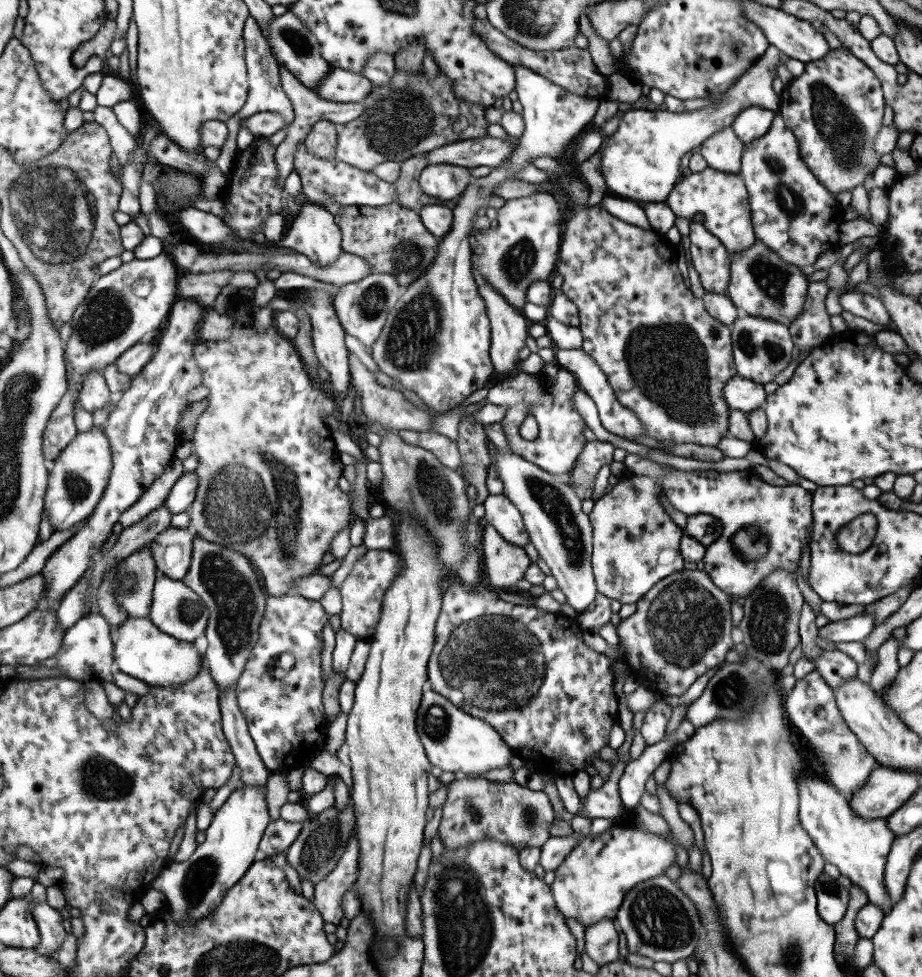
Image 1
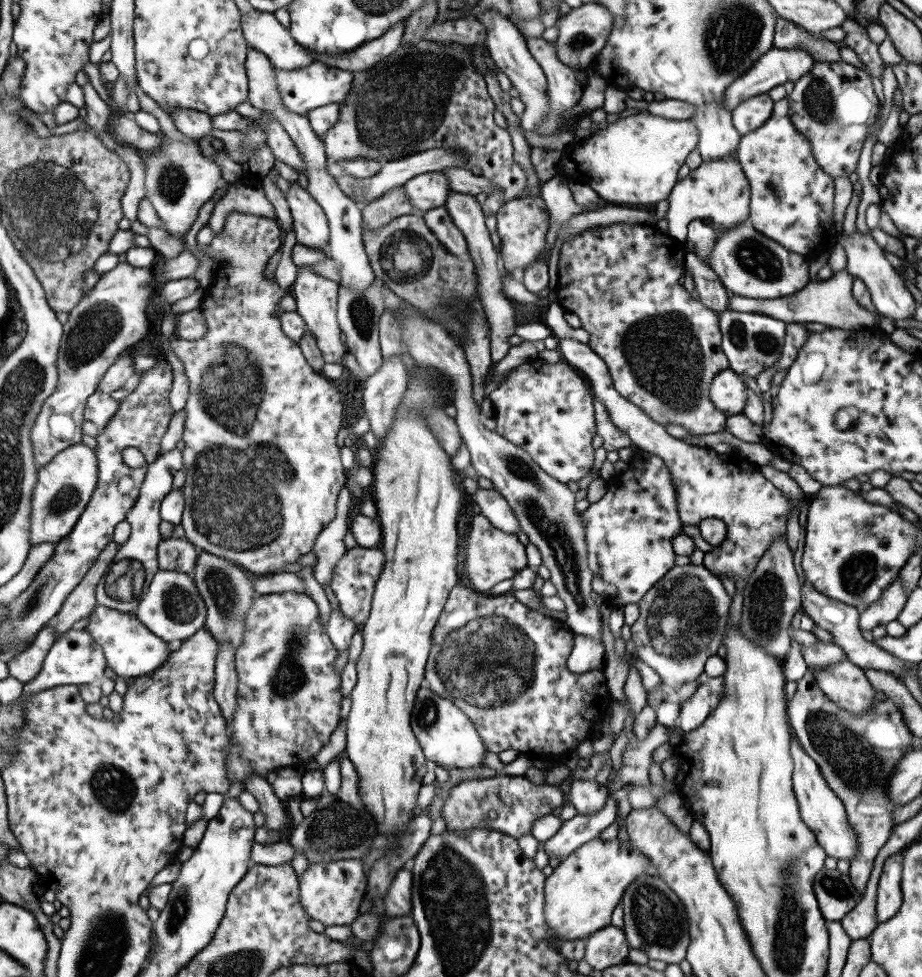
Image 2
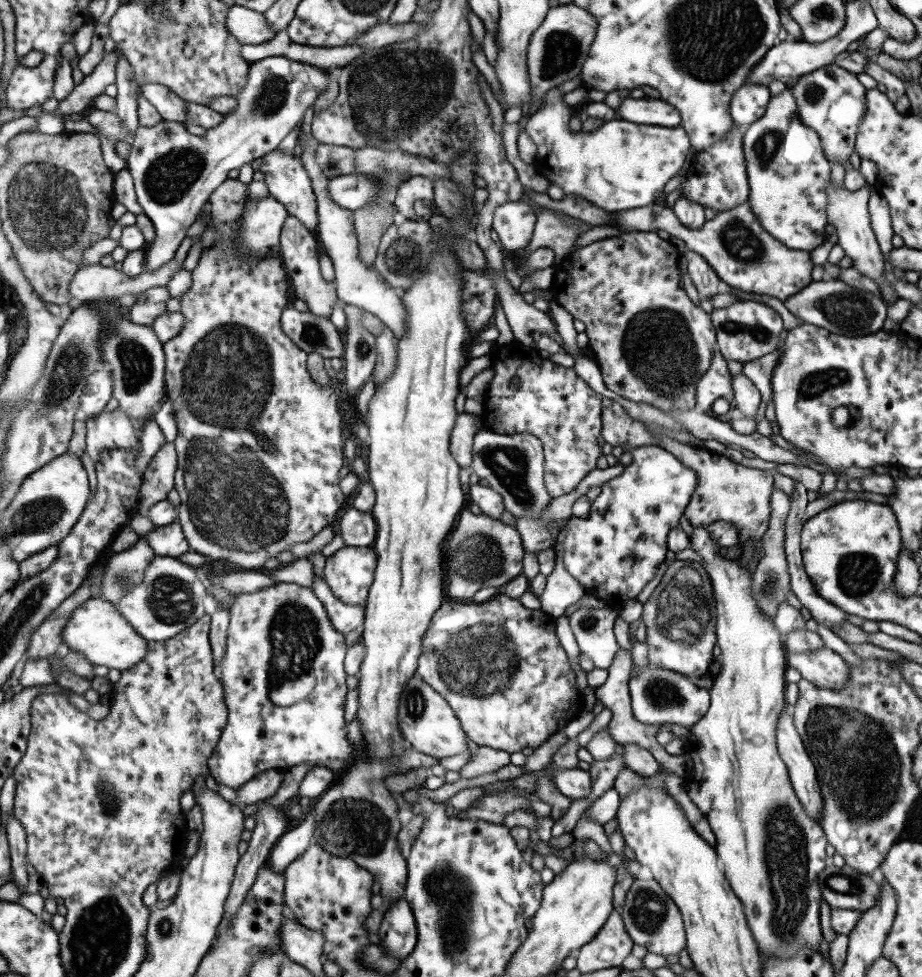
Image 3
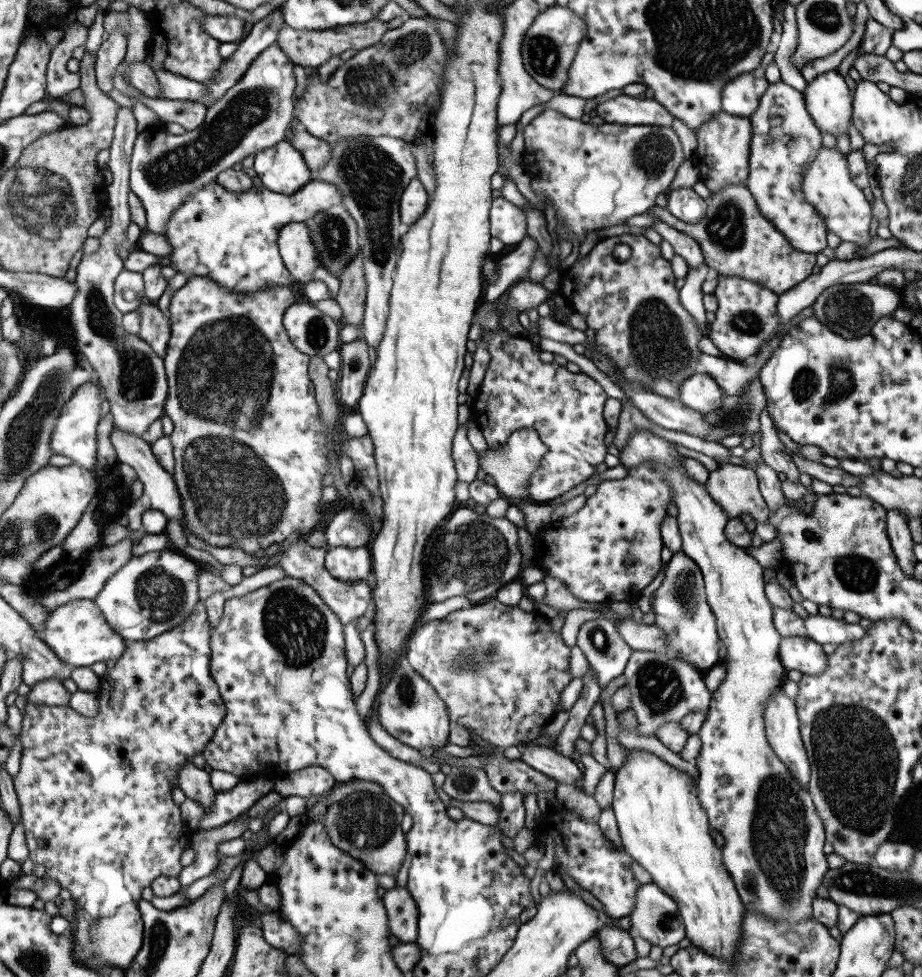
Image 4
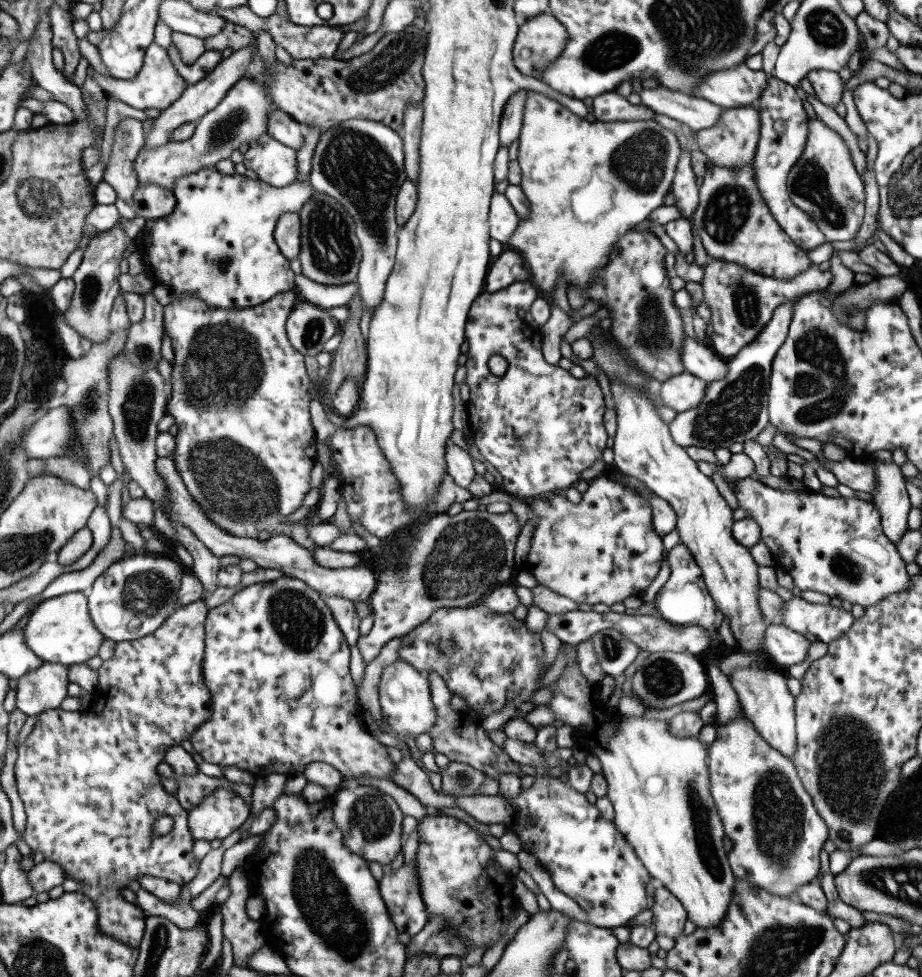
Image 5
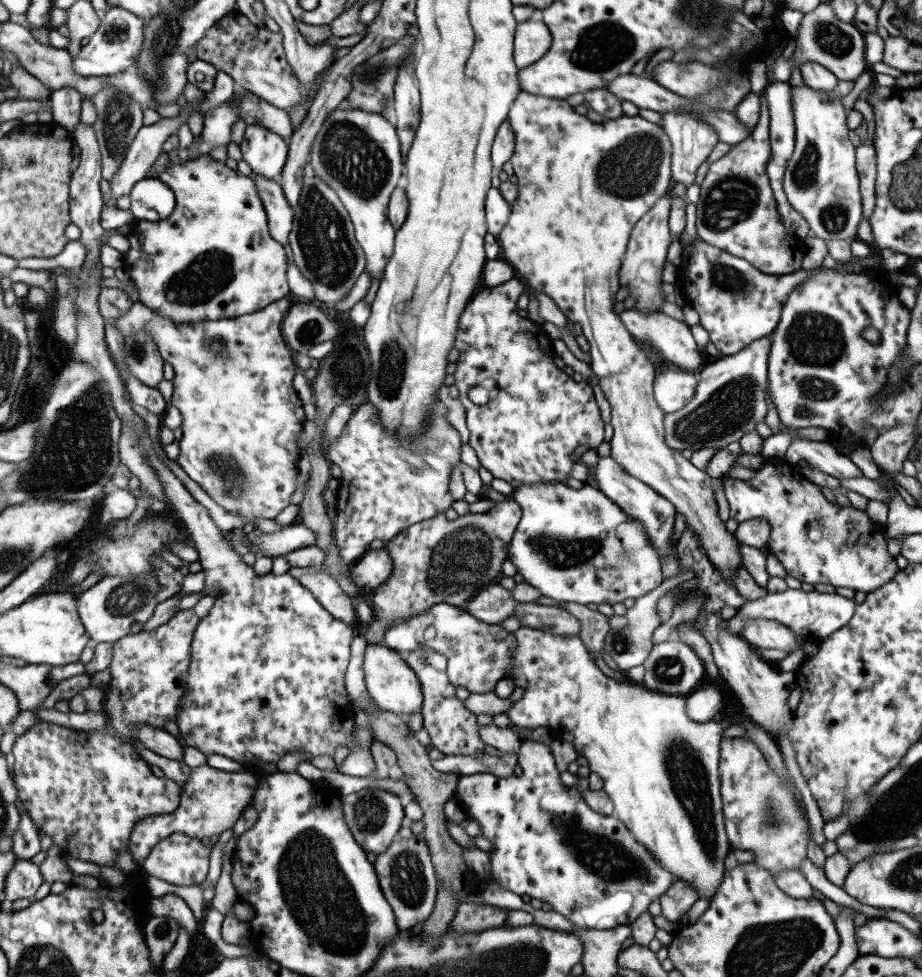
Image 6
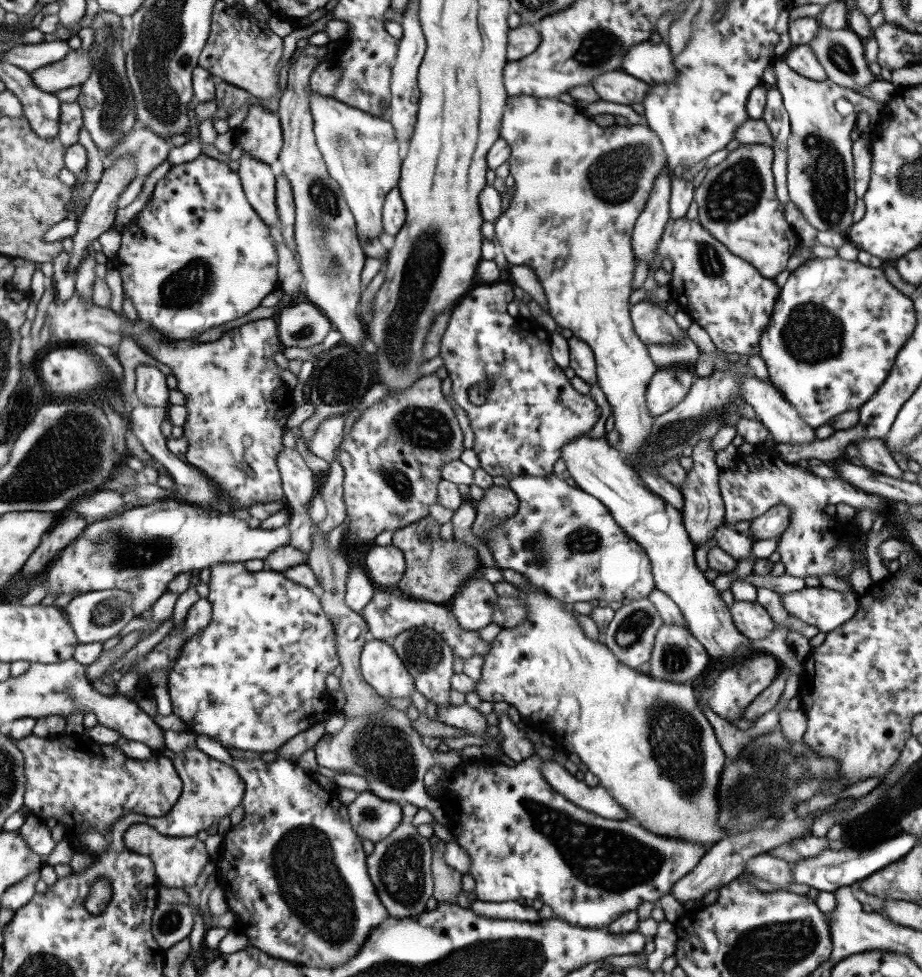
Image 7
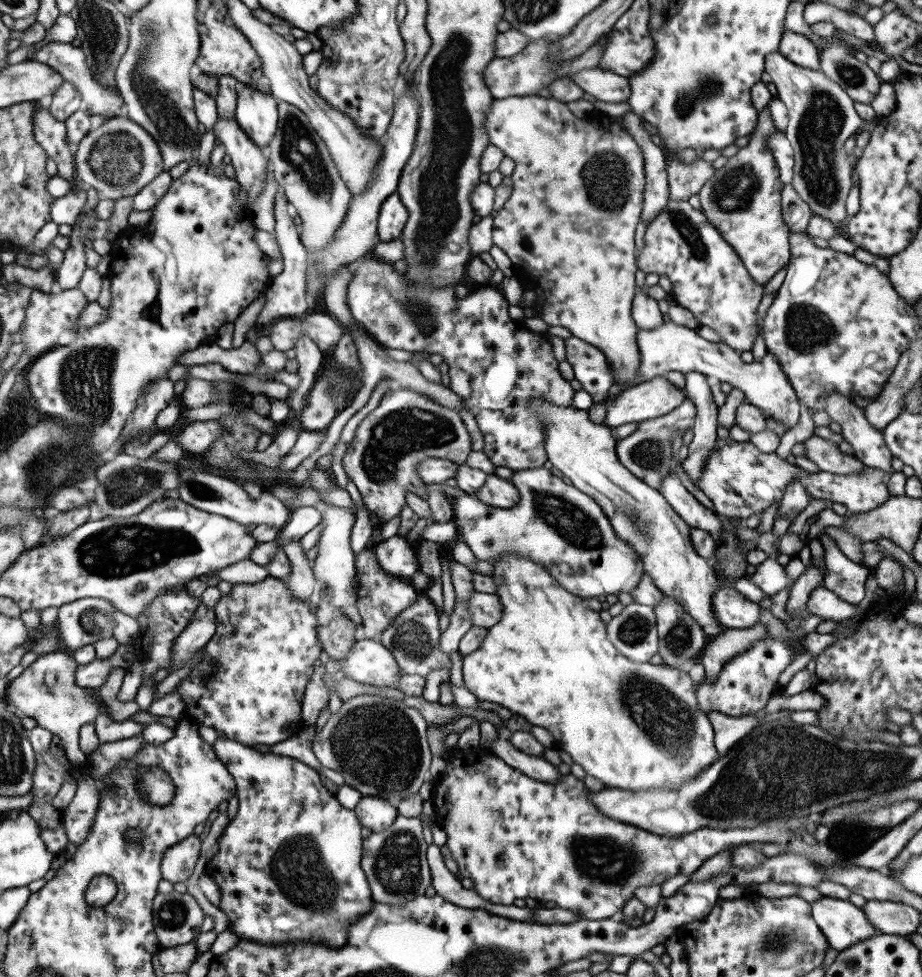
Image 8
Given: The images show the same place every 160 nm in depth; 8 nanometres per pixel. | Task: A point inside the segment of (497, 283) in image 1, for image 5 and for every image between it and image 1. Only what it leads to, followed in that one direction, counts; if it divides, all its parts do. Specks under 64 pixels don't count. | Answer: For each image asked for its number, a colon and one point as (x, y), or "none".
2: (521, 224)
3: (513, 222)
4: (507, 222)
5: (502, 219)

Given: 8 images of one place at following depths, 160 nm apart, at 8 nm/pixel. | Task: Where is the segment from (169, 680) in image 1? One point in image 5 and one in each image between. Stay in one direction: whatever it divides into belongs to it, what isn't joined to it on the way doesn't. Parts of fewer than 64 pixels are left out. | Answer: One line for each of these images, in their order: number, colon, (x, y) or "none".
2: (131, 649)
3: (97, 628)
4: (79, 633)
5: (61, 630)

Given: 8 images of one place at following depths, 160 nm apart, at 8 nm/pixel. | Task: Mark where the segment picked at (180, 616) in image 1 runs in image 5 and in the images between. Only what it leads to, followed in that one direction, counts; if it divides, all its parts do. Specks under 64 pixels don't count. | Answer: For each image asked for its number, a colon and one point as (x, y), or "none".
2: (170, 606)
3: (170, 597)
4: (149, 594)
5: (135, 595)

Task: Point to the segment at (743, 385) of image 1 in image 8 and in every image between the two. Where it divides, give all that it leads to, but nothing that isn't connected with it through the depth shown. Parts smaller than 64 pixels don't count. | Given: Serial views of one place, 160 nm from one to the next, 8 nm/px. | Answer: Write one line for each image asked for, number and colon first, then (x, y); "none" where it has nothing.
2: (727, 392)
3: (716, 383)
4: (699, 392)
5: (682, 392)
6: (671, 390)
7: (667, 388)
8: (653, 398)

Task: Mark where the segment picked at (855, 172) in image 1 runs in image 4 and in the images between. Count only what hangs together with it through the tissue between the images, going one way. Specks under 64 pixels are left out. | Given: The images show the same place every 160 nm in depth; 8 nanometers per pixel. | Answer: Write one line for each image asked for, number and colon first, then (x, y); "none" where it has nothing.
2: (832, 106)
3: (831, 101)
4: (826, 97)

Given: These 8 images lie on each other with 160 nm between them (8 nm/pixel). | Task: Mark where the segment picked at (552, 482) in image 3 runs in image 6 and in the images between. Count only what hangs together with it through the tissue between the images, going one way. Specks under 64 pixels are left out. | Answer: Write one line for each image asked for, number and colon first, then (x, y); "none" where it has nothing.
4: (519, 391)
5: (539, 427)
6: (525, 434)

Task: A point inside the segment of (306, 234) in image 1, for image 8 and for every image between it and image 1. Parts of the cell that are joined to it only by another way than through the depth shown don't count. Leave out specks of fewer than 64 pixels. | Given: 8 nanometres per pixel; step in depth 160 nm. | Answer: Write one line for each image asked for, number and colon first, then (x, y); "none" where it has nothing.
2: (310, 226)
3: (286, 180)
4: (280, 168)
5: (274, 163)
6: (265, 152)
7: (259, 135)
8: (255, 112)

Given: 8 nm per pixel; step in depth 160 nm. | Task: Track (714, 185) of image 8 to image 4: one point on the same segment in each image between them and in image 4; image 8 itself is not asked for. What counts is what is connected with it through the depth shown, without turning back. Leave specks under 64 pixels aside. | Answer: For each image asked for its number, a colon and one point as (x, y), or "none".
4: (734, 239)
5: (733, 224)
6: (735, 212)
7: (736, 203)

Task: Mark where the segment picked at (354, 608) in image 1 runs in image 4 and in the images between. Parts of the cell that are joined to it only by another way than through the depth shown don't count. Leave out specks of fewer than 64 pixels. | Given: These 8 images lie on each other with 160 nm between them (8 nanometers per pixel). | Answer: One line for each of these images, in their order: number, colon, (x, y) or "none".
2: (353, 577)
3: (348, 571)
4: (347, 564)

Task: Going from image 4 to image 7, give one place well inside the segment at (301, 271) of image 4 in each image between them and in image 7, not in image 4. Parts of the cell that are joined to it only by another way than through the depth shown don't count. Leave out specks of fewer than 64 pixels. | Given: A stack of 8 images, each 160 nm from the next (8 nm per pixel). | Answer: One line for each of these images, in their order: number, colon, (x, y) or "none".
5: (286, 232)
6: (278, 212)
7: (257, 179)

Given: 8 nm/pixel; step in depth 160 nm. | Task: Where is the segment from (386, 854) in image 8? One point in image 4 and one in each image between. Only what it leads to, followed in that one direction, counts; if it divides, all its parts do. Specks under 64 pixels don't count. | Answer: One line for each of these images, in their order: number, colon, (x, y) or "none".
4: (402, 915)
5: (400, 892)
6: (404, 872)
7: (399, 866)

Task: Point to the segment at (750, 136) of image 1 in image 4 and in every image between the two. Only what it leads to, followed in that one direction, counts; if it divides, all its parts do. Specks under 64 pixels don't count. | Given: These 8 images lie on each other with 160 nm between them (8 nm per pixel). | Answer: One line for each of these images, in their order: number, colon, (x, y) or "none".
2: (749, 114)
3: (748, 103)
4: (740, 96)

